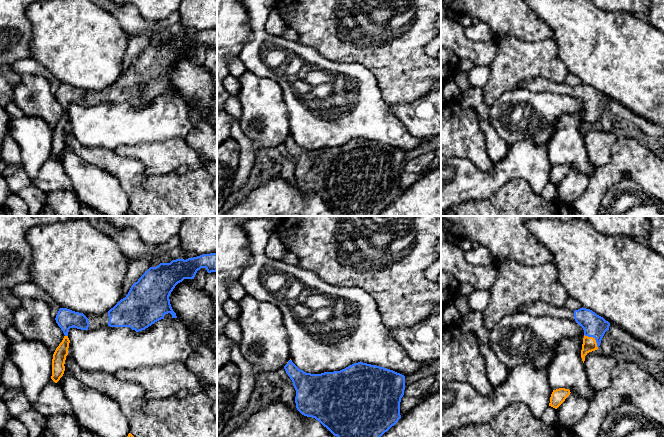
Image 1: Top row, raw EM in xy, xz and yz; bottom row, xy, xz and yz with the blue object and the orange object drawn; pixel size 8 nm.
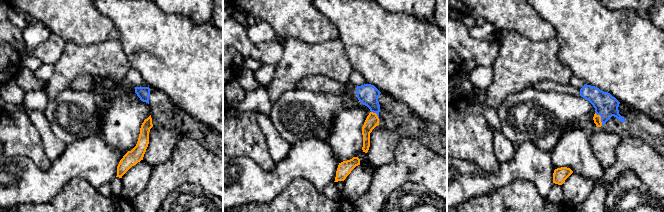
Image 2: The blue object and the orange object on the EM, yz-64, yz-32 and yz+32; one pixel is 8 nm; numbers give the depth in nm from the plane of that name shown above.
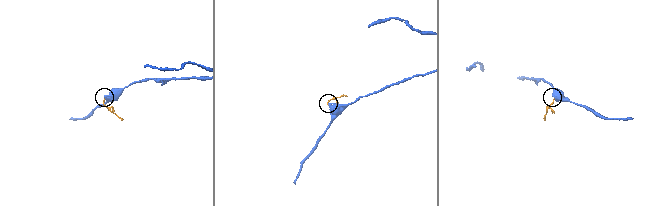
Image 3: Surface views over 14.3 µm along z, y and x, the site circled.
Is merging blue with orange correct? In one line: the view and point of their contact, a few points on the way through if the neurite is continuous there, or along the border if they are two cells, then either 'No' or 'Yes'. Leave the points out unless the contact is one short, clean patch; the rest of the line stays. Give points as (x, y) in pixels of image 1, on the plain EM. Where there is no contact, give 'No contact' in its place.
Touches blue at yz (593, 113). Path across: yz (595, 102), (593, 113), (589, 120). Yes

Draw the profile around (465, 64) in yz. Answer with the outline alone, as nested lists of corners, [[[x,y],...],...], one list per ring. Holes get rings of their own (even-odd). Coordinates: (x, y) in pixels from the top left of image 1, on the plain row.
[[[460,59],[460,66],[459,66],[460,71],[468,72],[475,66],[476,65],[469,59]]]

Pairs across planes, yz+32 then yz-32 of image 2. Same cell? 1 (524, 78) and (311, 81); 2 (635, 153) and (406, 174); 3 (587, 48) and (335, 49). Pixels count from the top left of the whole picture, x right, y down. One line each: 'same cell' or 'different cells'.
1: different cells
2: same cell
3: different cells

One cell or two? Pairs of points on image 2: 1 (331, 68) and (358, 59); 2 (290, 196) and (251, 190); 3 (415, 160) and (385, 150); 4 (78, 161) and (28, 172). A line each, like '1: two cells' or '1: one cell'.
1: two cells
2: two cells
3: two cells
4: one cell

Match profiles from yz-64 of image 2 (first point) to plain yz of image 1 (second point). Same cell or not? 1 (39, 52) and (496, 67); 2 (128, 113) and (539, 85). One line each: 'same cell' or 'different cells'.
1: different cells
2: different cells

